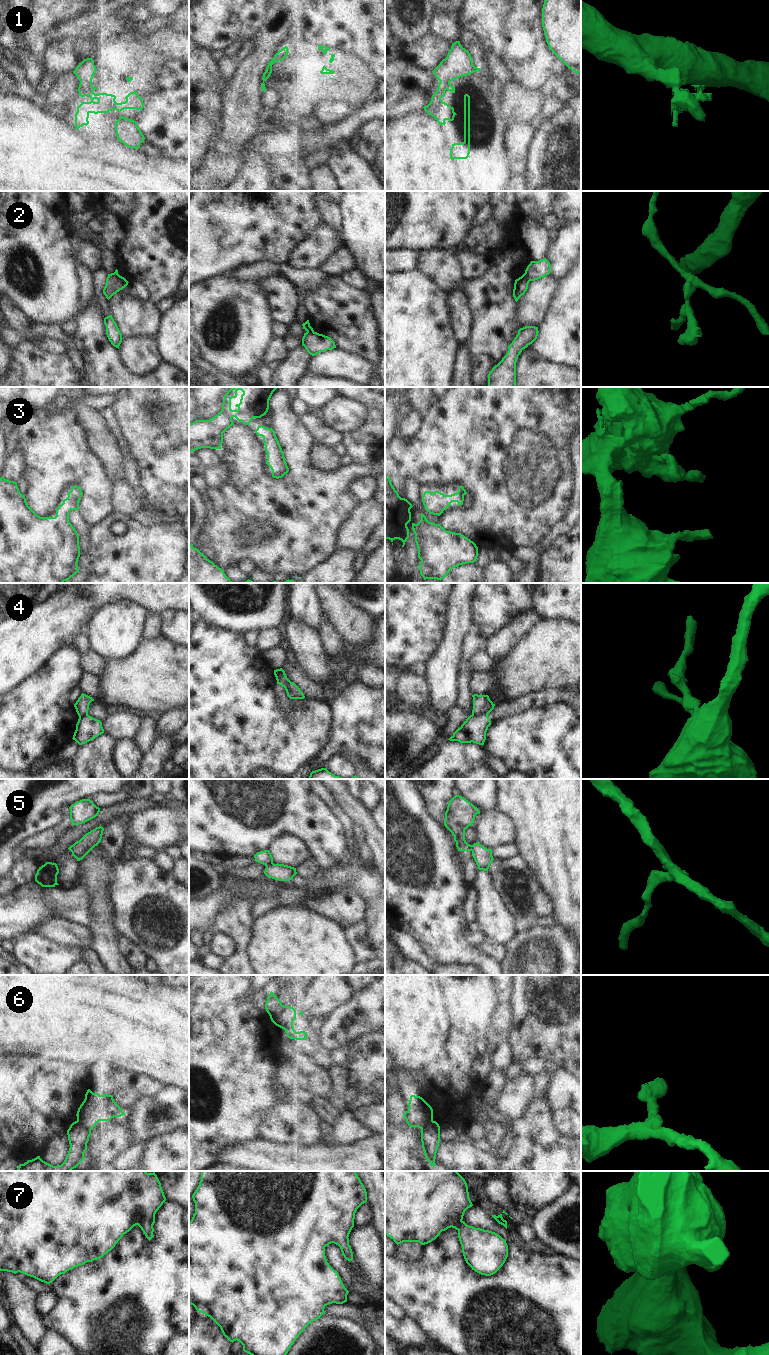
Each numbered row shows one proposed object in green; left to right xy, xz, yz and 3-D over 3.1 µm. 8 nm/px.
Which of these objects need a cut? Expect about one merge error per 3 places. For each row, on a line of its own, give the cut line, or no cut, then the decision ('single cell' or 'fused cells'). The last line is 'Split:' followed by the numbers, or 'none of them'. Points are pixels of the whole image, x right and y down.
1: no cut | single cell
2: xy (114, 272), (125, 286) | fused cells
3: no cut | single cell
4: yz (472, 714), (487, 715) | fused cells
5: xz (273, 863), (266, 866) | fused cells
6: xy (77, 1120), (81, 1121), (90, 1131) | fused cells
7: no cut | single cell
Split: 2, 4, 5, 6

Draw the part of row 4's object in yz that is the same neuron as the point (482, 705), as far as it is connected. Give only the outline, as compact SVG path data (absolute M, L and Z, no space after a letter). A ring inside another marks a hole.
M474 694L472 715L488 715L495 704L490 700L488 695Z

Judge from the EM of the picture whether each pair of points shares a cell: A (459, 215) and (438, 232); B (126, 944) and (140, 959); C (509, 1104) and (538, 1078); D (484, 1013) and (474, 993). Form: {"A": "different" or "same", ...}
{"A": "same", "B": "same", "C": "same", "D": "same"}

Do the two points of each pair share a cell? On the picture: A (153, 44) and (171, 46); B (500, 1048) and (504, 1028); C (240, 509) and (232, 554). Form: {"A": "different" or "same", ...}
{"A": "same", "B": "different", "C": "same"}

